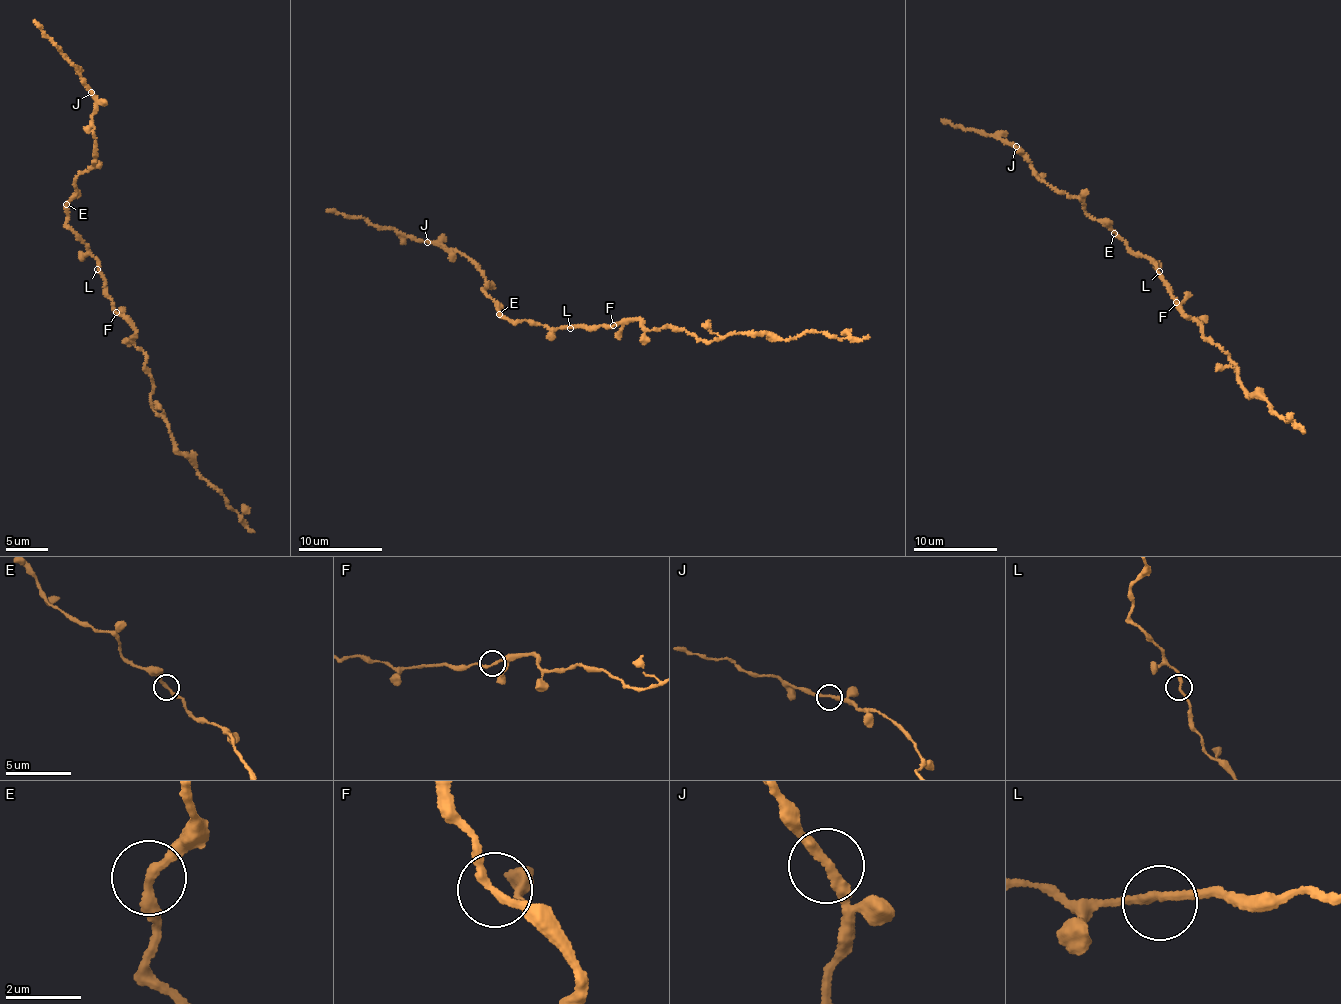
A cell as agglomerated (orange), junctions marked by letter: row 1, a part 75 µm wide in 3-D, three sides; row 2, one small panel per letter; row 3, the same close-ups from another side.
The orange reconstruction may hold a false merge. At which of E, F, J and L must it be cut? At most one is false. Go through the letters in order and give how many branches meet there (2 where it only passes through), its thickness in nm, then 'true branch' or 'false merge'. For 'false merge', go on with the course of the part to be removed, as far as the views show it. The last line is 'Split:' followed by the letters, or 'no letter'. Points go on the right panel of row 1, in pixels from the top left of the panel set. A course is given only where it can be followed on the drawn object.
E: branches 2; calibre 240 nm; true branch
F: branches 2; calibre 200 nm; true branch
J: branches 2; calibre 240 nm; true branch
L: branches 2; calibre 200 nm; true branch
Split: no letter

